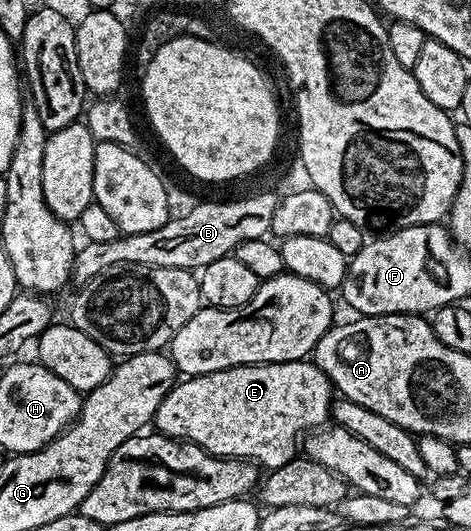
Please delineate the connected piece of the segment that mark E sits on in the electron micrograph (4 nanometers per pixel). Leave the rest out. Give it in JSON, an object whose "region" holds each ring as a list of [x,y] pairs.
{"region":[[[289,361],[288,363],[252,363],[249,367],[230,367],[217,373],[208,375],[193,375],[176,382],[171,388],[171,392],[164,397],[161,405],[157,409],[153,420],[153,427],[160,435],[167,435],[170,439],[177,439],[189,443],[197,444],[201,449],[205,449],[211,455],[222,455],[224,459],[250,459],[252,463],[263,469],[280,467],[296,458],[295,442],[300,439],[304,433],[314,432],[322,428],[324,424],[331,419],[331,404],[333,402],[333,388],[331,382],[325,377],[325,373],[316,367],[311,361]]]}

